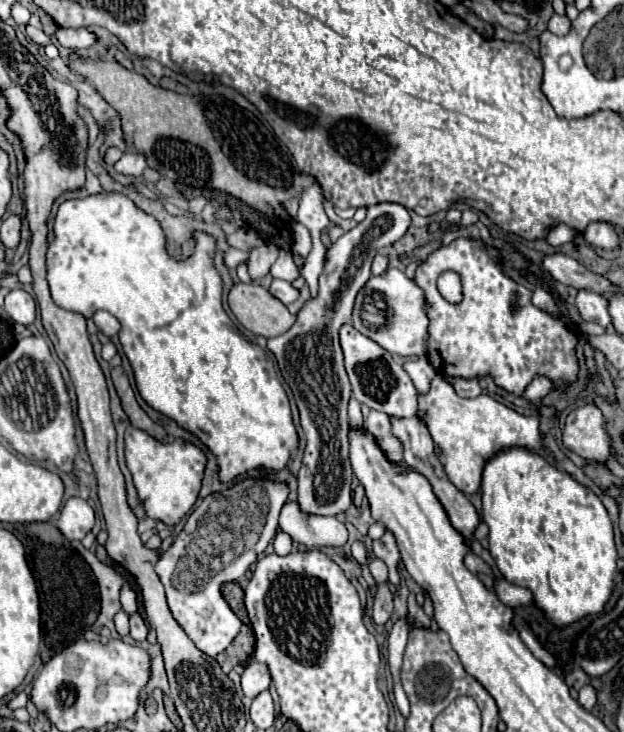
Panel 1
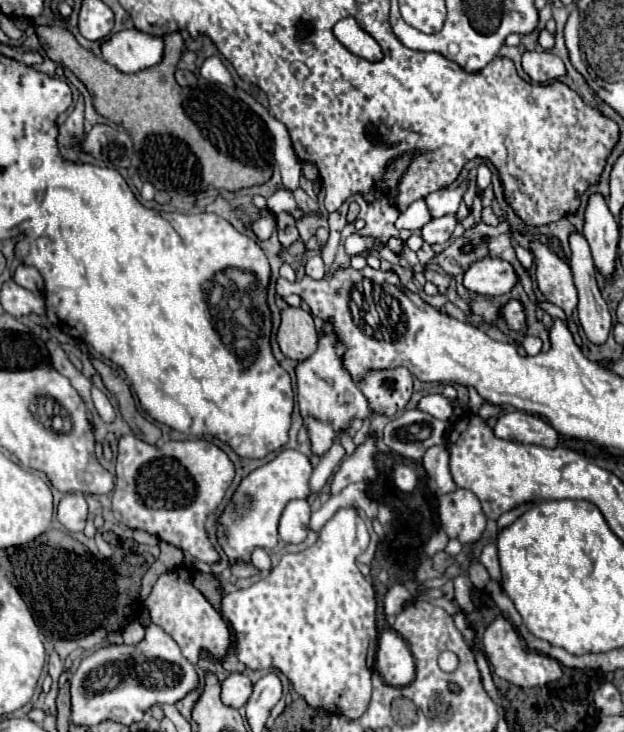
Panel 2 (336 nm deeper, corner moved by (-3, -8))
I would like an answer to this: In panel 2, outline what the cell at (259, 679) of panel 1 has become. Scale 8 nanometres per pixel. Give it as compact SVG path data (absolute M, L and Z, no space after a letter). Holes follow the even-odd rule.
M229 674L221 682L221 700L225 706L241 708L253 692L253 682L245 674Z

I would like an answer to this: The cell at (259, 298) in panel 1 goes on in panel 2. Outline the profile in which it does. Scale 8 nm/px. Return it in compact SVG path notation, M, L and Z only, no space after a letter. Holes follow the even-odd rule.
M303 308L281 310L281 324L277 330L277 344L291 360L305 360L317 350L317 330L313 318Z

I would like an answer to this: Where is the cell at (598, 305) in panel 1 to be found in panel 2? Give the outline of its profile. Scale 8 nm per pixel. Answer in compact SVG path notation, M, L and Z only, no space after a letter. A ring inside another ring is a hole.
M531 242L531 250L537 258L537 286L541 294L570 315L577 308L577 288L573 286L569 264L555 256L545 244Z

